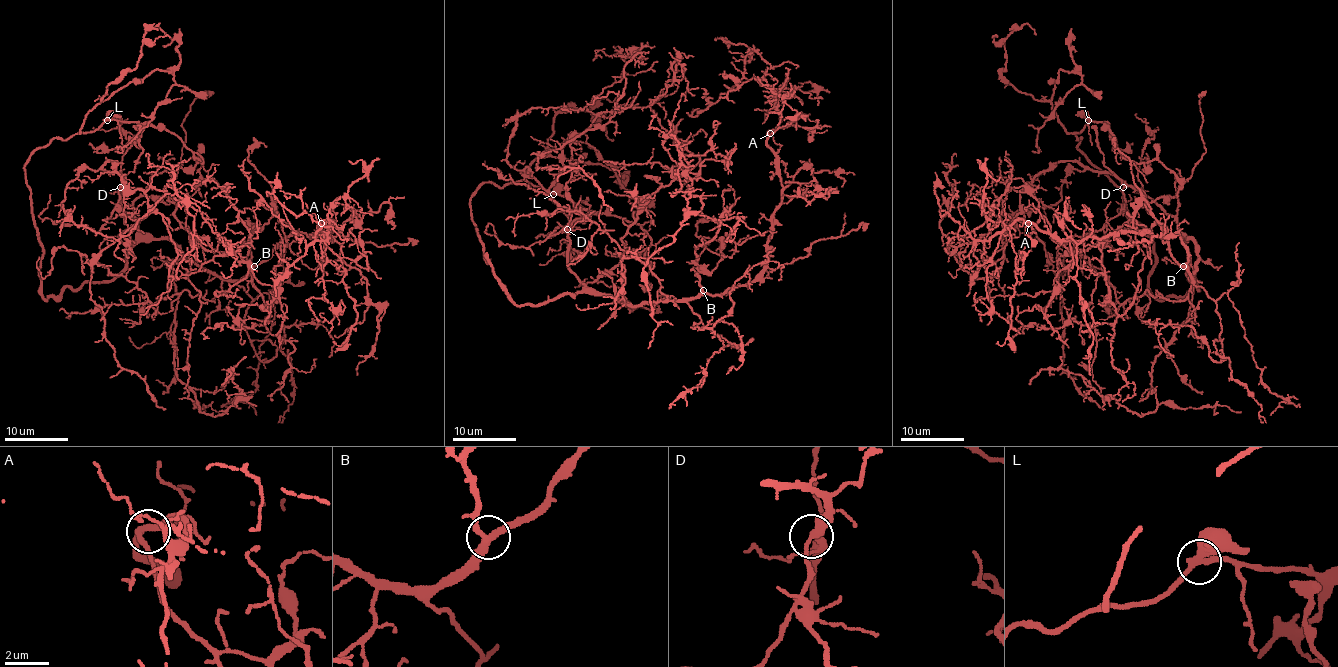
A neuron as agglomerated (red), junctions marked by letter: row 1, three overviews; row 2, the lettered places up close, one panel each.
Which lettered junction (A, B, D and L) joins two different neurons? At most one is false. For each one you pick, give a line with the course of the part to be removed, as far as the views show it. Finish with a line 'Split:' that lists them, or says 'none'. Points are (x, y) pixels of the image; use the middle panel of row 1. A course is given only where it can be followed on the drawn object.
Split: none

